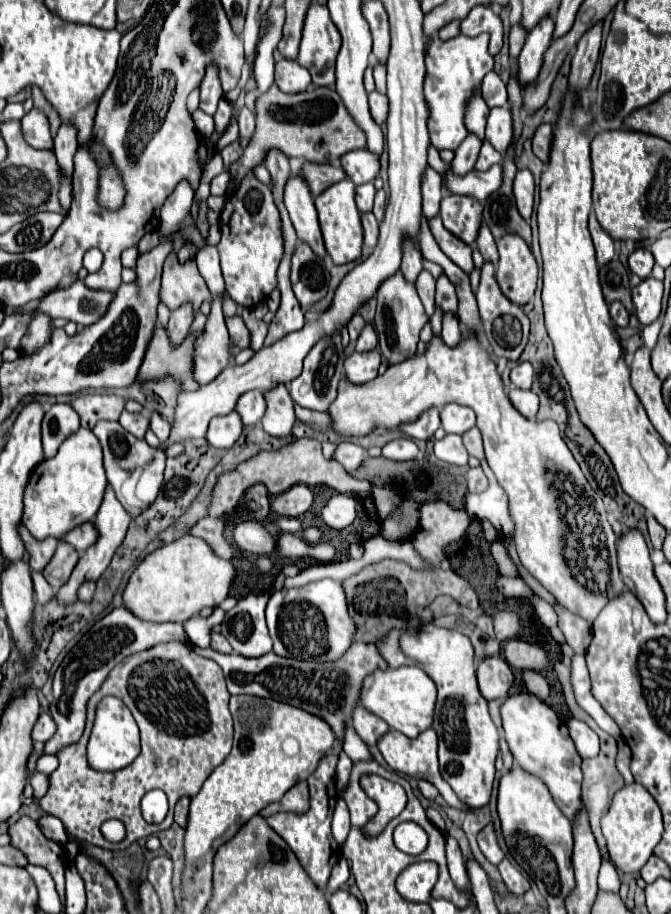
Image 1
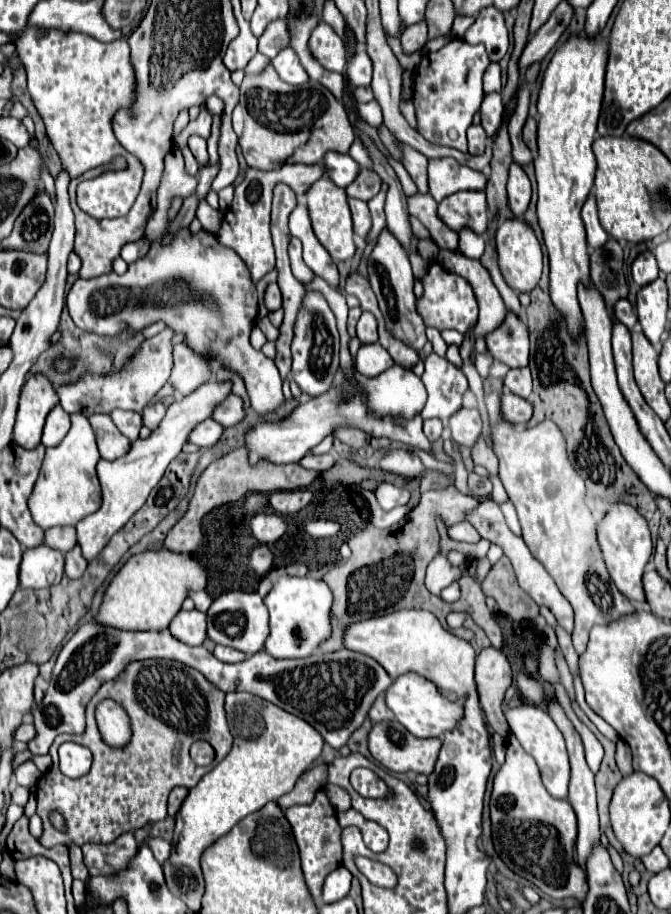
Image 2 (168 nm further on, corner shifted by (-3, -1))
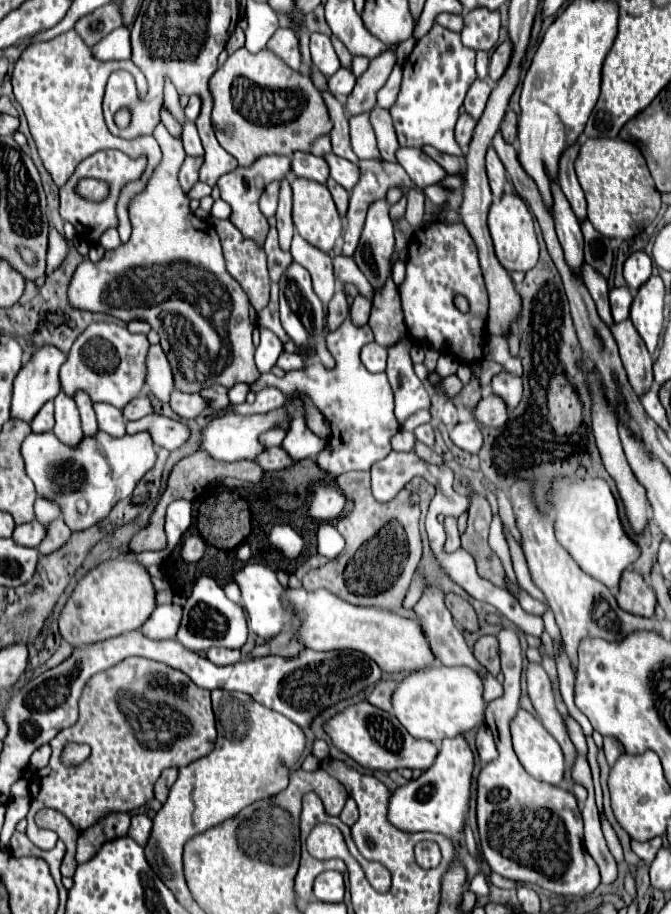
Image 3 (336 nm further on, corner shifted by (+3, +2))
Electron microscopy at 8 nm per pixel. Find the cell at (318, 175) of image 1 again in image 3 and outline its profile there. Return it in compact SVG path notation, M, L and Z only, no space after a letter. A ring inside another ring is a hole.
M261 156L251 166L247 166L247 168L237 166L233 172L229 172L229 174L221 176L221 180L217 180L215 186L221 192L221 200L225 200L233 208L231 222L241 230L241 234L245 238L253 238L257 244L265 242L269 224L267 224L267 218L259 212L257 202L259 202L263 188L273 180L281 180L281 176L285 176L287 172L289 172L289 158L287 156Z

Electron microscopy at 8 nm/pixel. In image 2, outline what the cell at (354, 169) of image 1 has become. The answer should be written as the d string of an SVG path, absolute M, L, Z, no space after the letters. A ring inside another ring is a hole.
M327 153L323 159L325 165L325 175L333 179L339 187L347 187L355 181L355 175L359 175L361 165L349 155L349 153Z

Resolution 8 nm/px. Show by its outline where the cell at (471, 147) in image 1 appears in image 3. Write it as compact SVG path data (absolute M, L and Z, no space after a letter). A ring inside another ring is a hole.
M463 112L463 114L459 116L459 120L457 120L457 126L455 126L455 140L457 140L457 144L463 148L463 152L467 152L469 140L471 140L473 130L475 130L475 124L477 124L477 122L475 122L467 112Z

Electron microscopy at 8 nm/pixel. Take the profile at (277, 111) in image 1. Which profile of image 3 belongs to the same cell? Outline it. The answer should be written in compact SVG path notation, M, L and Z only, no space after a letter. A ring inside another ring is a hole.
M245 46L235 50L223 66L209 80L209 92L213 92L213 128L219 144L233 156L241 166L253 164L263 154L283 154L291 156L293 152L307 152L311 142L321 134L329 134L333 124L329 120L321 92L313 86L311 78L301 72L285 68L273 52L263 48L257 54L251 54Z

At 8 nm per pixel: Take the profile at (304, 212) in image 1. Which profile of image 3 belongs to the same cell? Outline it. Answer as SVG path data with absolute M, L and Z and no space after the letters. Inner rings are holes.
M299 234L293 238L291 254L293 254L295 262L299 262L303 268L309 270L315 294L319 296L319 300L323 304L327 304L333 298L333 292L335 292L333 262L331 262L329 254L325 254L319 248L305 242Z

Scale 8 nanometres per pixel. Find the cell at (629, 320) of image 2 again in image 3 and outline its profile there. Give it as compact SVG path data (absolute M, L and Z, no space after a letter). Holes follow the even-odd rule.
M627 286L611 288L609 302L611 302L611 316L613 316L615 322L621 322L621 320L629 318L629 308L631 308L633 296L631 296L631 292L629 292Z

